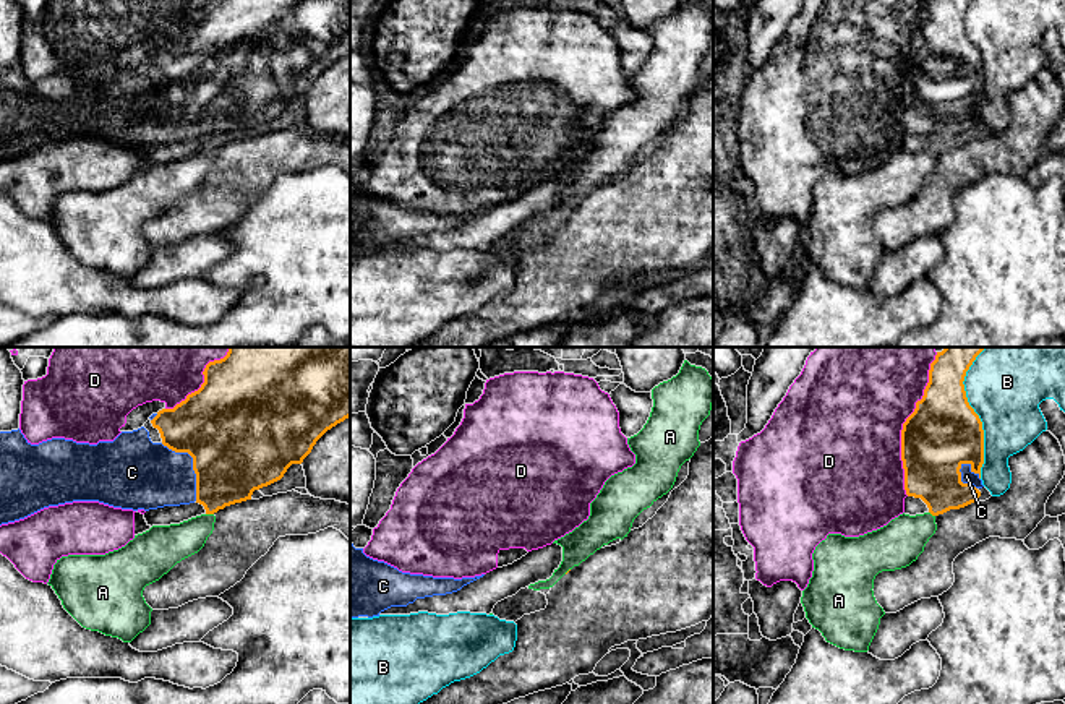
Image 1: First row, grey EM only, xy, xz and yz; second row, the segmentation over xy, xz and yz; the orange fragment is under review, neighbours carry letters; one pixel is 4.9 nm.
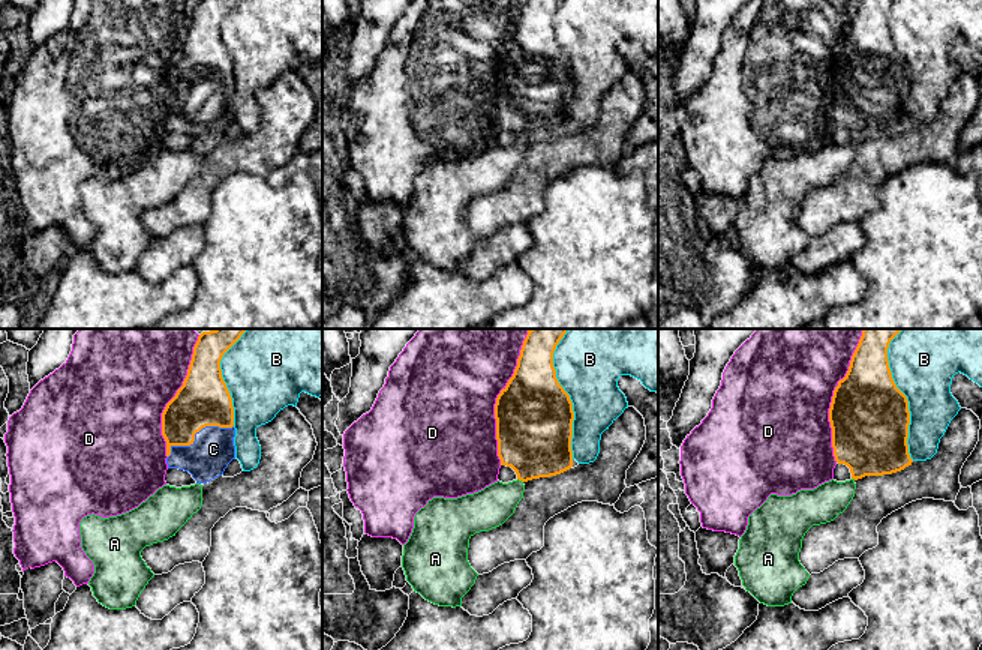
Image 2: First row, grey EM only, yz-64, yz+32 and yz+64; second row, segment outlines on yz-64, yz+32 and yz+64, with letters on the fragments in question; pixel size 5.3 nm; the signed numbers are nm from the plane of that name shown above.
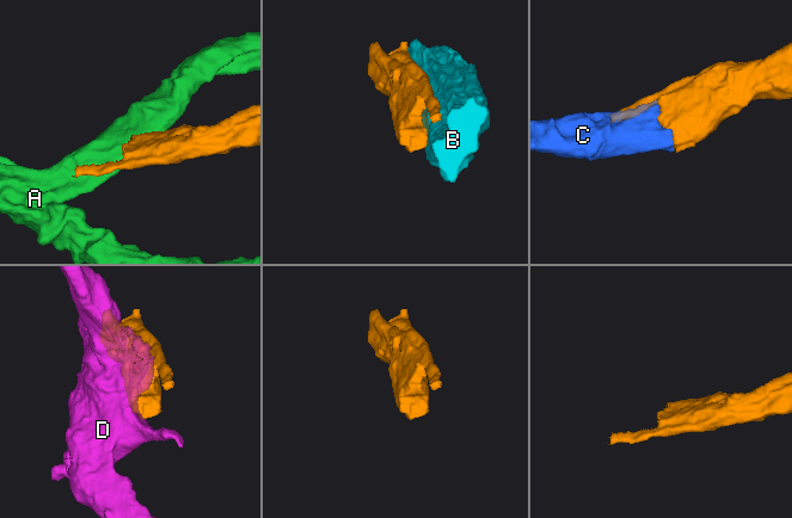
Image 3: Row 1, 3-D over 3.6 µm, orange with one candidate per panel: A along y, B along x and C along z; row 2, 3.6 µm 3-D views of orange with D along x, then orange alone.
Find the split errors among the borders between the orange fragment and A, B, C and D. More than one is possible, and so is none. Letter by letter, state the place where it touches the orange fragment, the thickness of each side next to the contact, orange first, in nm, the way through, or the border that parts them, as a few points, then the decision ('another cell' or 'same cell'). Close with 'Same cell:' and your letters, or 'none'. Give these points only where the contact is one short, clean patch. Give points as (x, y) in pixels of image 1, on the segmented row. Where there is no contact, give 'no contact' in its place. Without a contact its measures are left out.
A: xy (209, 513) | 340/190 nm | along xy (206, 513), (213, 515) | another cell
B: yz (975, 412) | 360/400 nm | another cell
C: xy (193, 464) | 480/340 nm | same cell
D: yz (903, 424) | 360/500 nm | another cell
Same cell: C

